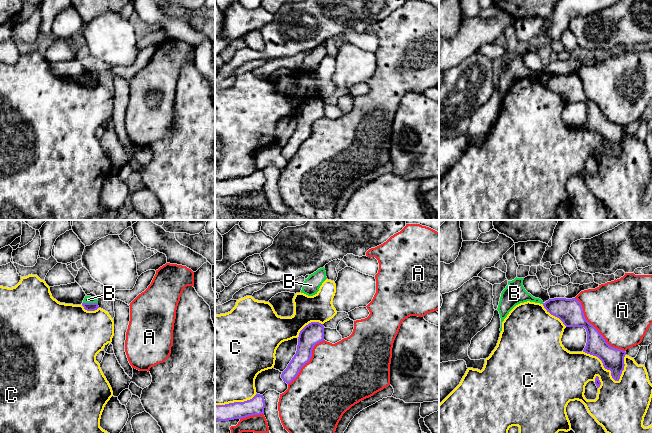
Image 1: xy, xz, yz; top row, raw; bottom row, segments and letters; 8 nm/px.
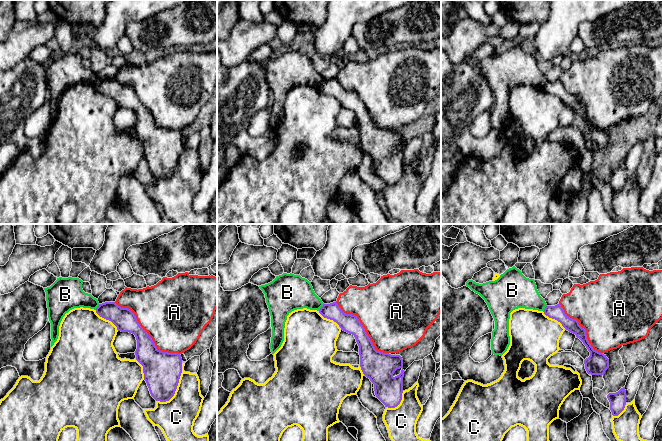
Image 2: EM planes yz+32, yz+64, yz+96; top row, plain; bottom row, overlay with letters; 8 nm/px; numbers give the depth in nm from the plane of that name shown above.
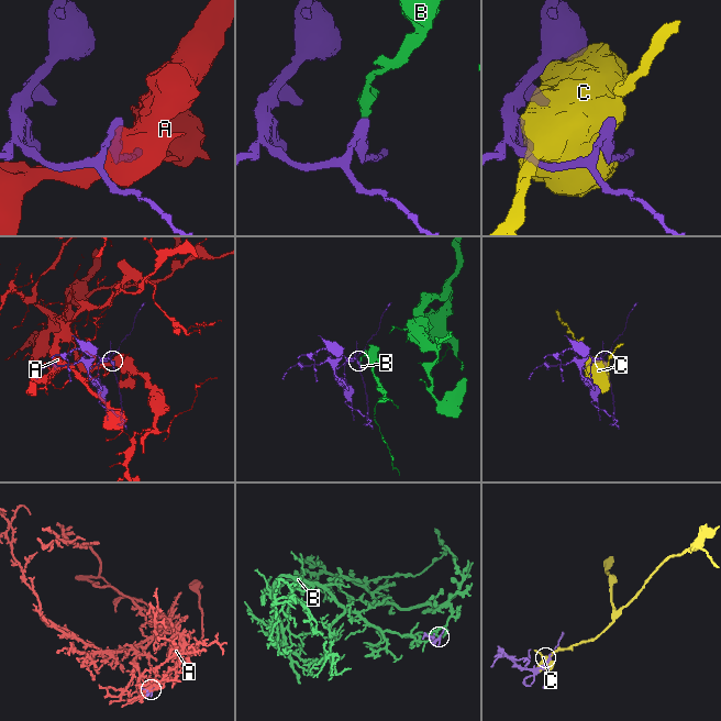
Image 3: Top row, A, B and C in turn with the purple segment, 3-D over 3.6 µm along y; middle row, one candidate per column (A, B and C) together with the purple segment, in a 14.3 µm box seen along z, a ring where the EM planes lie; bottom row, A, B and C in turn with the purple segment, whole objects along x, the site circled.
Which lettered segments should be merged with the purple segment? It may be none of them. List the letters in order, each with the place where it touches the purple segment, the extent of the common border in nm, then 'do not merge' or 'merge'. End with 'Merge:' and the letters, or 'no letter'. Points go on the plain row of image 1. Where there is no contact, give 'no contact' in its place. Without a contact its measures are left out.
A: contact yz (595, 104); length 600 nm; do not merge
B: contact xy (90, 79); length 120 nm; do not merge
C: contact yz (603, 140); length 380 nm; do not merge
Merge: no letter

